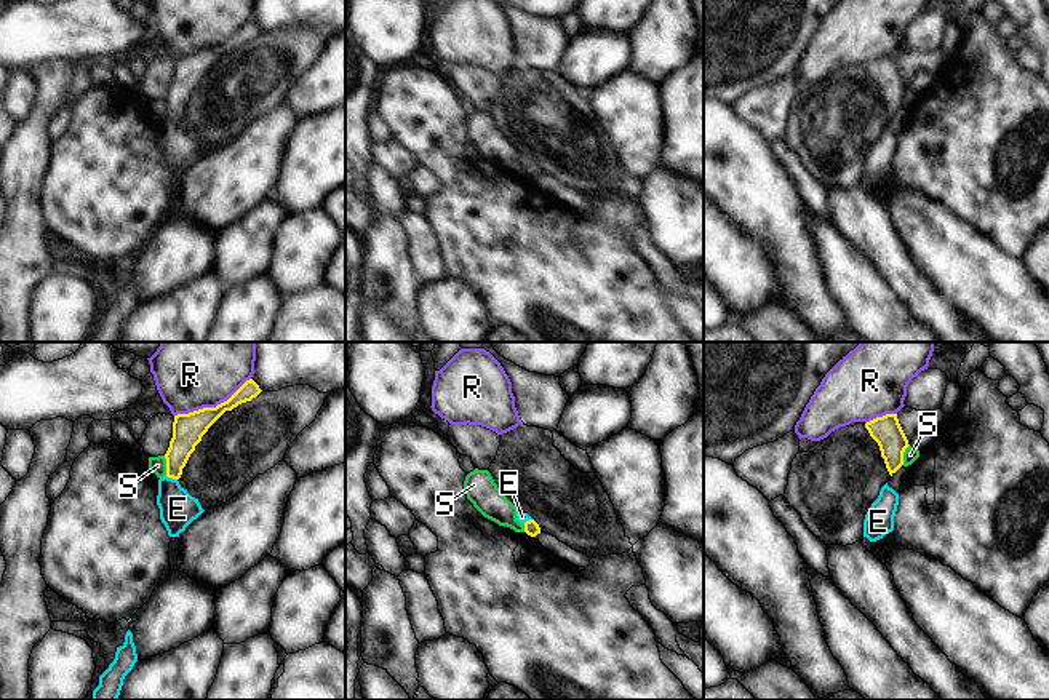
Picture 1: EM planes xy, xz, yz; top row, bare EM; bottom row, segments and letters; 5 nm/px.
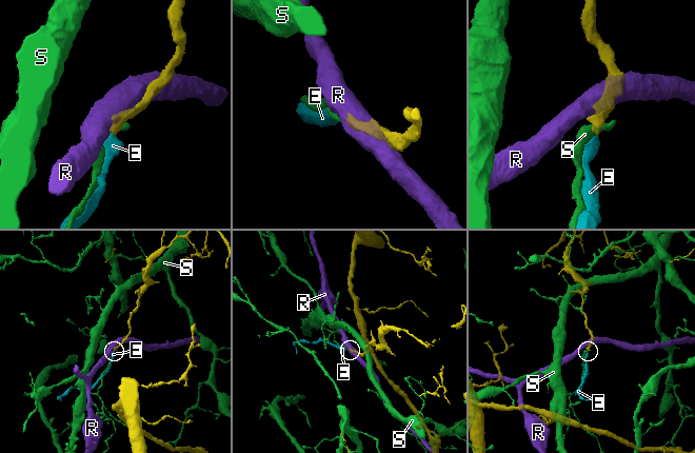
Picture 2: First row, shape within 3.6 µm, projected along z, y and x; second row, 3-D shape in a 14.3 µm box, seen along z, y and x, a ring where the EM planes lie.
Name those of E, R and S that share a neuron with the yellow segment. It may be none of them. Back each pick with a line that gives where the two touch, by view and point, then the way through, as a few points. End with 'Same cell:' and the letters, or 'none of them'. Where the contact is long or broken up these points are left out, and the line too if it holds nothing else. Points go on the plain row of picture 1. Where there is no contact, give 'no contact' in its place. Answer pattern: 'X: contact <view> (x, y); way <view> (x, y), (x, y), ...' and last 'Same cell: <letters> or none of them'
E: contact xy (171, 119); way xy (187, 72), (171, 119), (171, 141), (178, 151)
Same cell: E

